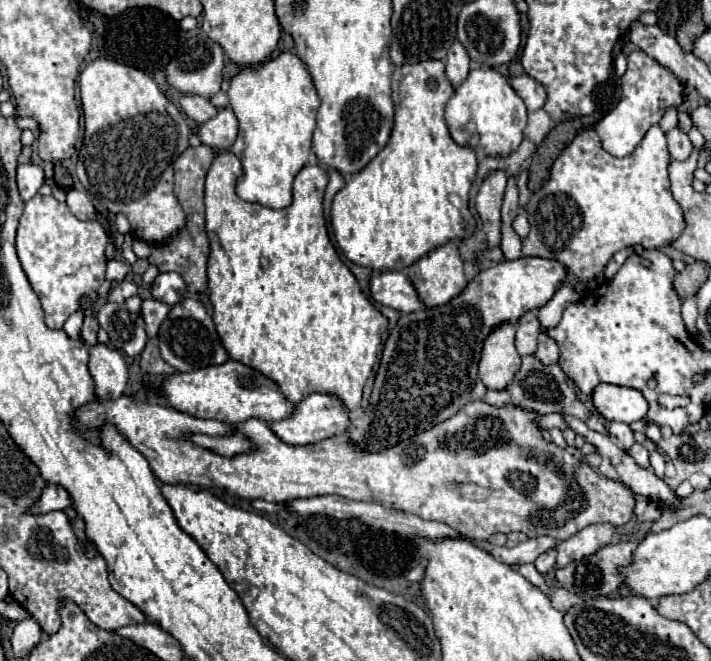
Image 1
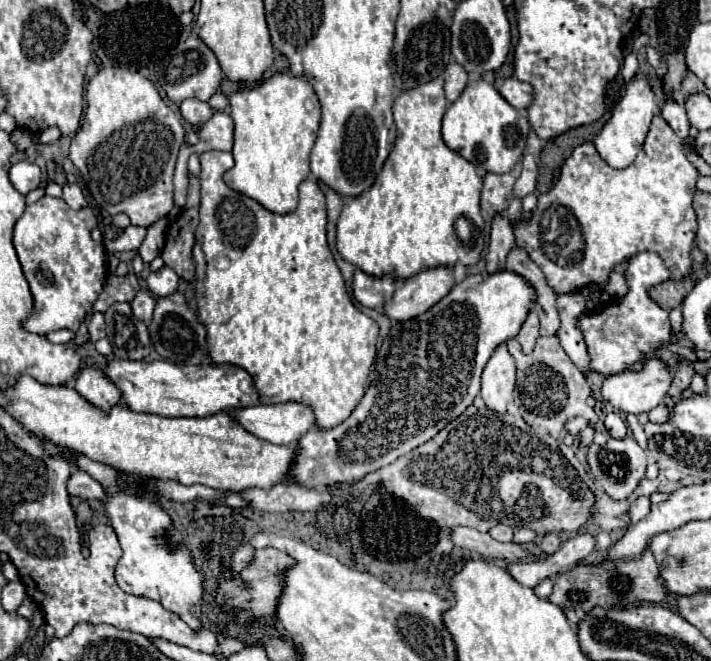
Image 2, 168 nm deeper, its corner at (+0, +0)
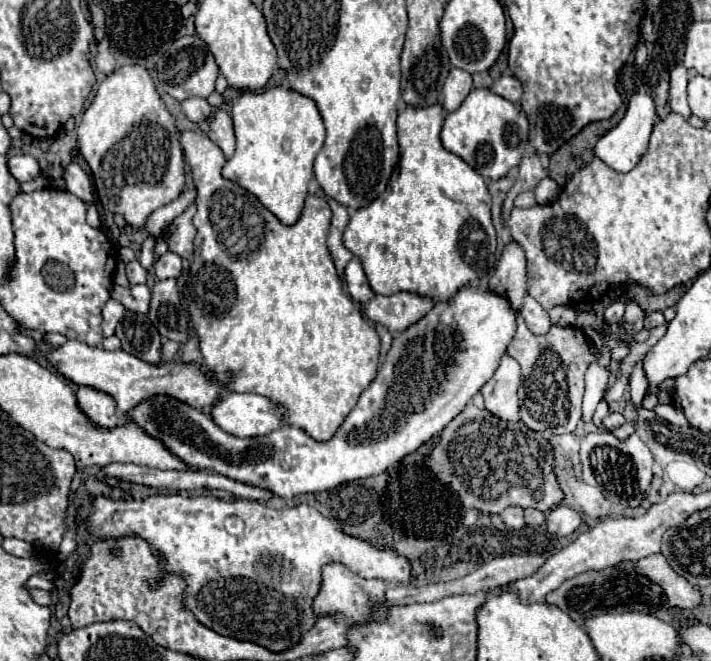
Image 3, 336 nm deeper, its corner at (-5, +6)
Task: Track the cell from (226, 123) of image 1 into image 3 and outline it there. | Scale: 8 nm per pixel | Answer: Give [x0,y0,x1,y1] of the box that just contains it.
[208,110,236,158]

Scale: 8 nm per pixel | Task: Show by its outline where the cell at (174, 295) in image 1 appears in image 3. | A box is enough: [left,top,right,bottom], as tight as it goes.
[154,252,182,280]

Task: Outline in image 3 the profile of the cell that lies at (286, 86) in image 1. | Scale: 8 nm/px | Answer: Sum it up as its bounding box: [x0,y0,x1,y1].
[222,86,324,224]

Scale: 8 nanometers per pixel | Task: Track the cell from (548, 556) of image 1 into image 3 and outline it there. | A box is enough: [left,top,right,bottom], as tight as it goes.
[546,504,580,536]

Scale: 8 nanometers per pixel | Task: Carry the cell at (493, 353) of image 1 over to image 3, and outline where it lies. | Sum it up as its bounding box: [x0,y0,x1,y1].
[480,354,520,422]

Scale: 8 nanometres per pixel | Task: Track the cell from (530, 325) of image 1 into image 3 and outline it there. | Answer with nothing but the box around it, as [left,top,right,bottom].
[520,296,550,334]

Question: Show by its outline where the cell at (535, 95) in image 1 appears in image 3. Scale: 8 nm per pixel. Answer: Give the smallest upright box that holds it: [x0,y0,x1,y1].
[490,72,524,104]

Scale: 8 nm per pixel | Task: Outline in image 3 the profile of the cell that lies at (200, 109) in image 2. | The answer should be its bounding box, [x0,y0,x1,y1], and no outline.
[182,98,214,122]

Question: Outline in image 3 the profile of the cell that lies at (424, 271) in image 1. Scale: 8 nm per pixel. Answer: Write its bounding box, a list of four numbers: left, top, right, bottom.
[366,292,434,332]

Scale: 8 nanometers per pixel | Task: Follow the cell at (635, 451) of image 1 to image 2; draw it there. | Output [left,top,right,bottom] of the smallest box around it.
[585,436,647,500]

